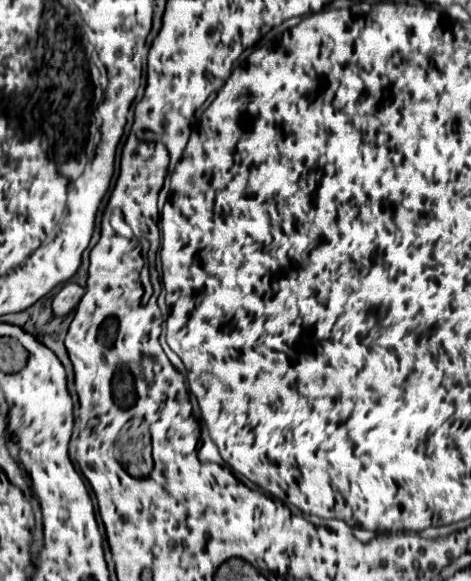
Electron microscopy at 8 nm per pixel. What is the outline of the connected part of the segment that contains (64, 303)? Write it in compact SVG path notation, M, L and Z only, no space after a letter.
M66 283L60 289L60 293L54 297L54 313L56 313L56 317L58 315L64 317L64 315L72 313L74 307L80 303L80 299L82 299L84 293L86 293L86 289L80 287L78 283Z

